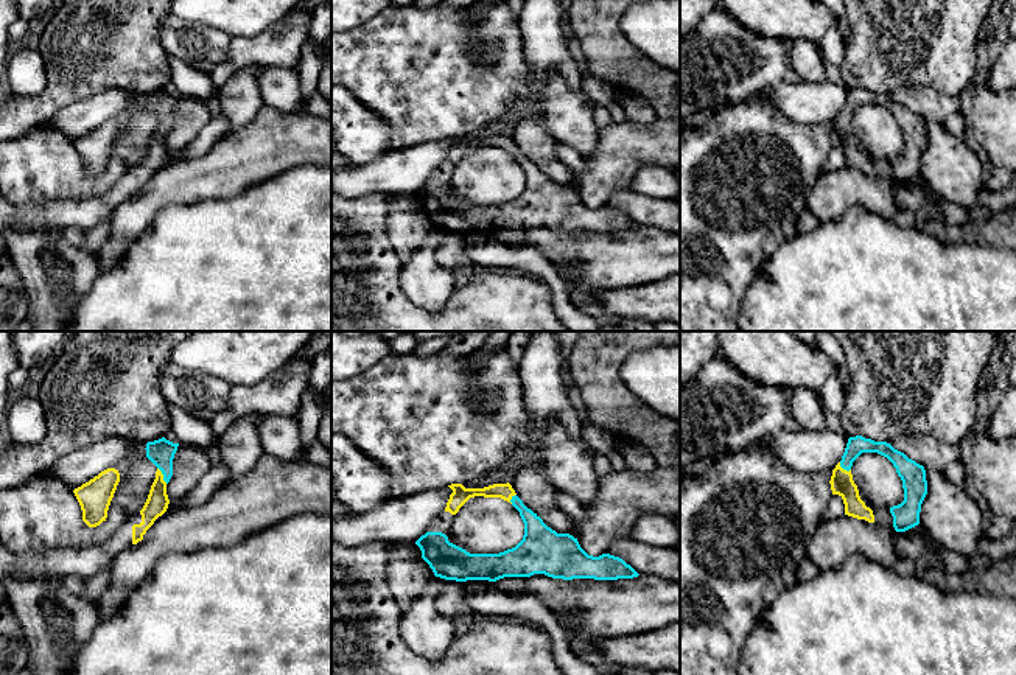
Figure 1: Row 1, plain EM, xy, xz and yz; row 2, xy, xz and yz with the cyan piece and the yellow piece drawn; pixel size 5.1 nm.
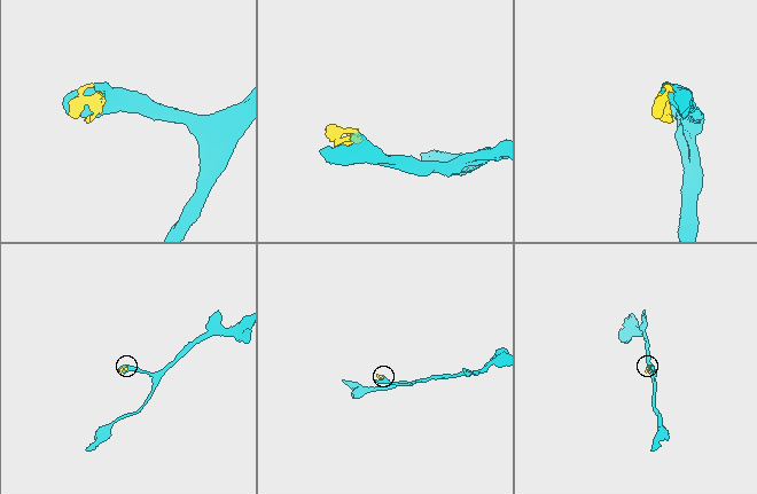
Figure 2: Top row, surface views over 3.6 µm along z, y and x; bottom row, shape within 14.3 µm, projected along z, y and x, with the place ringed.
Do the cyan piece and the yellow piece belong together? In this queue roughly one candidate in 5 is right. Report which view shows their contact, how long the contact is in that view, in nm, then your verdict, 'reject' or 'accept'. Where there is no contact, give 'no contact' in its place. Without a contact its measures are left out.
contact in xy; length 100 nm; accept

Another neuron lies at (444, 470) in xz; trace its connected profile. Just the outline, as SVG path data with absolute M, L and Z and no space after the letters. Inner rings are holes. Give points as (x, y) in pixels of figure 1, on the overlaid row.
M506 348L490 355L482 367L471 367L464 355L454 353L392 353L361 375L331 381L331 432L345 435L391 473L389 501L475 481L498 468L504 468L512 479L527 463L538 463L546 481L559 493L571 495L583 505L593 504L597 495L596 453L582 437L571 437L559 417L527 417L518 364L510 359Z

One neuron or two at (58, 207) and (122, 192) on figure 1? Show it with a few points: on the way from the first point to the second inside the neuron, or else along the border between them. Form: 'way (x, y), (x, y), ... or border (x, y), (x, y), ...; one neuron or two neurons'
way (73, 209), (98, 209), (106, 202); one neuron

